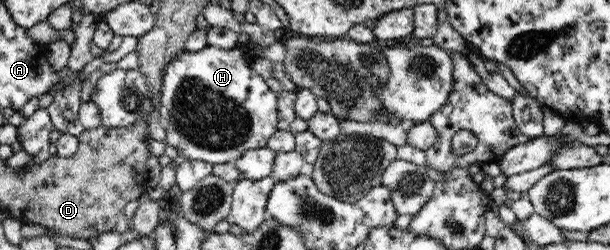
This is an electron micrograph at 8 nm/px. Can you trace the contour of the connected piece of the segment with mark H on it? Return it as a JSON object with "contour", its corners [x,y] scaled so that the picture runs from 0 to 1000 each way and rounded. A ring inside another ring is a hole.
{"contour":[[[341,176],[325,208],[298,200],[279,232],[262,304],[261,472],[272,524],[270,568],[307,636],[348,660],[385,648],[403,600],[438,584],[457,516],[456,372],[443,360],[433,312],[413,280],[416,232],[420,224],[403,176],[390,176],[377,200]]]}

